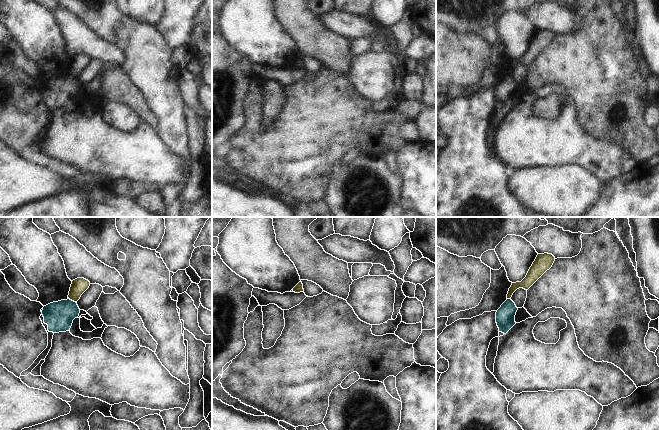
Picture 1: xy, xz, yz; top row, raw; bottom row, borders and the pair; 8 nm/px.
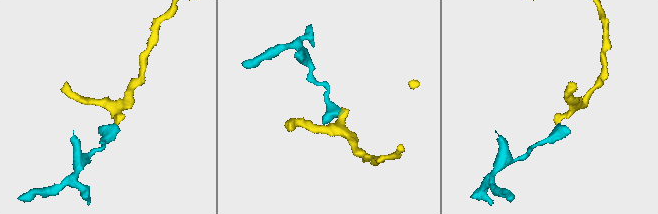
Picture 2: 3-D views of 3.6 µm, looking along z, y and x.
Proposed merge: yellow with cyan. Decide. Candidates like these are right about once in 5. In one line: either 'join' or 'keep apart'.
keep apart

